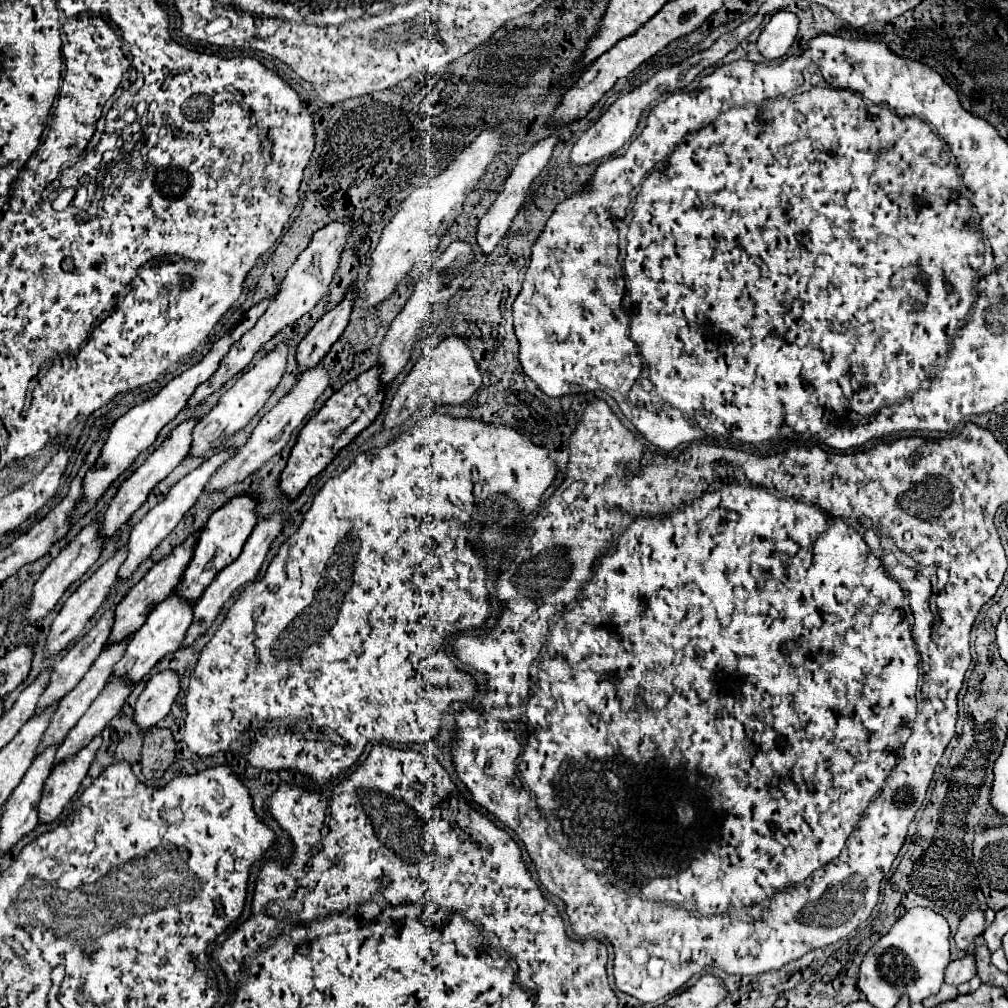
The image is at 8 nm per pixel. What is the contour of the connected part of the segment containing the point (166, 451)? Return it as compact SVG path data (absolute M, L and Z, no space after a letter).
M187 418L185 422L177 424L177 426L171 430L171 434L163 440L163 444L161 444L155 452L151 452L151 454L147 456L147 460L143 462L143 466L139 466L127 480L123 480L123 484L119 486L119 490L117 490L115 498L111 500L111 504L109 504L107 512L105 512L105 518L103 518L101 532L103 532L107 538L111 538L111 536L131 518L131 514L147 500L147 496L149 496L149 492L155 488L155 484L159 484L169 472L173 472L173 468L189 454L191 442L193 442L193 428L197 426L197 422L199 422L199 418Z

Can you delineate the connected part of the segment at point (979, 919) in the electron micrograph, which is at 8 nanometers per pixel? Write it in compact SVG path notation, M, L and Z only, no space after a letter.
M981 910L975 912L967 912L961 922L959 922L959 930L955 934L955 944L959 950L971 950L975 946L975 940L981 936L981 932L985 930L985 914Z

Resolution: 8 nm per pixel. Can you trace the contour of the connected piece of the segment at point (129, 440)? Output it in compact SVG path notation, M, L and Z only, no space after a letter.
M267 296L265 300L261 300L259 304L255 304L255 306L245 314L245 318L243 318L233 330L229 330L221 340L217 340L217 342L213 344L213 348L209 350L209 354L207 354L203 360L199 360L195 366L191 366L189 370L185 370L183 374L179 374L177 378L173 378L171 382L167 382L157 394L153 394L153 396L147 398L145 402L133 406L127 414L123 414L121 418L117 418L117 420L113 422L111 432L109 432L109 438L107 438L107 442L105 442L105 446L103 446L103 454L101 454L101 458L97 460L97 466L93 466L93 468L85 474L85 480L83 480L85 500L83 500L83 502L79 504L79 508L75 510L73 520L77 520L77 516L83 516L87 510L91 510L93 504L95 504L95 502L103 496L103 492L109 488L109 484L111 484L115 478L119 478L119 476L135 462L135 458L137 458L145 448L149 448L149 446L155 442L155 438L157 438L157 434L161 432L161 428L163 428L167 422L171 422L171 420L185 408L187 400L193 396L193 390L195 390L201 382L205 382L205 380L213 374L213 370L217 370L221 358L229 352L231 344L235 344L247 330L251 330L251 326L257 322L257 318L267 310L267 306L269 306L273 300L275 300L275 296Z

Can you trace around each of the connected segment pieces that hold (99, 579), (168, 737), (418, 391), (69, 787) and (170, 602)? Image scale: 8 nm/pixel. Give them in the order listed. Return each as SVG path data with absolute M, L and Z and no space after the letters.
M127 544L121 546L121 548L115 552L113 558L109 558L105 564L101 564L101 568L99 568L95 574L91 574L91 576L65 600L59 616L55 618L55 622L53 622L53 626L51 626L49 638L47 638L47 654L49 654L49 656L53 656L53 654L61 652L63 648L67 648L69 642L75 640L75 638L83 632L83 628L87 626L87 622L91 620L91 616L99 610L99 606L101 606L101 604L105 602L105 598L109 596L113 584L117 582L117 572L119 572L121 564L125 562L125 556L127 556Z
M153 726L143 740L141 766L147 780L161 778L175 760L175 740L169 728Z
M455 332L445 336L437 348L433 348L429 354L421 356L421 360L413 366L413 370L407 374L403 384L399 386L391 408L385 416L383 426L393 428L407 420L417 408L435 404L453 404L453 402L465 402L469 400L477 388L481 386L481 372L477 368L477 362L473 360L473 352L467 346L467 340Z
M97 734L79 754L67 756L63 762L57 762L51 776L45 782L41 806L39 806L39 820L53 822L65 808L65 804L75 796L81 780L87 776L89 764L93 762L103 738Z
M171 594L167 596L163 602L159 602L153 610L153 614L149 614L149 618L145 620L145 624L133 634L123 658L115 664L115 670L111 674L109 680L117 678L117 676L125 676L129 682L139 682L145 674L149 674L149 670L169 652L175 652L183 646L185 634L193 622L193 606L195 602L189 602L187 598L181 598L179 594Z

